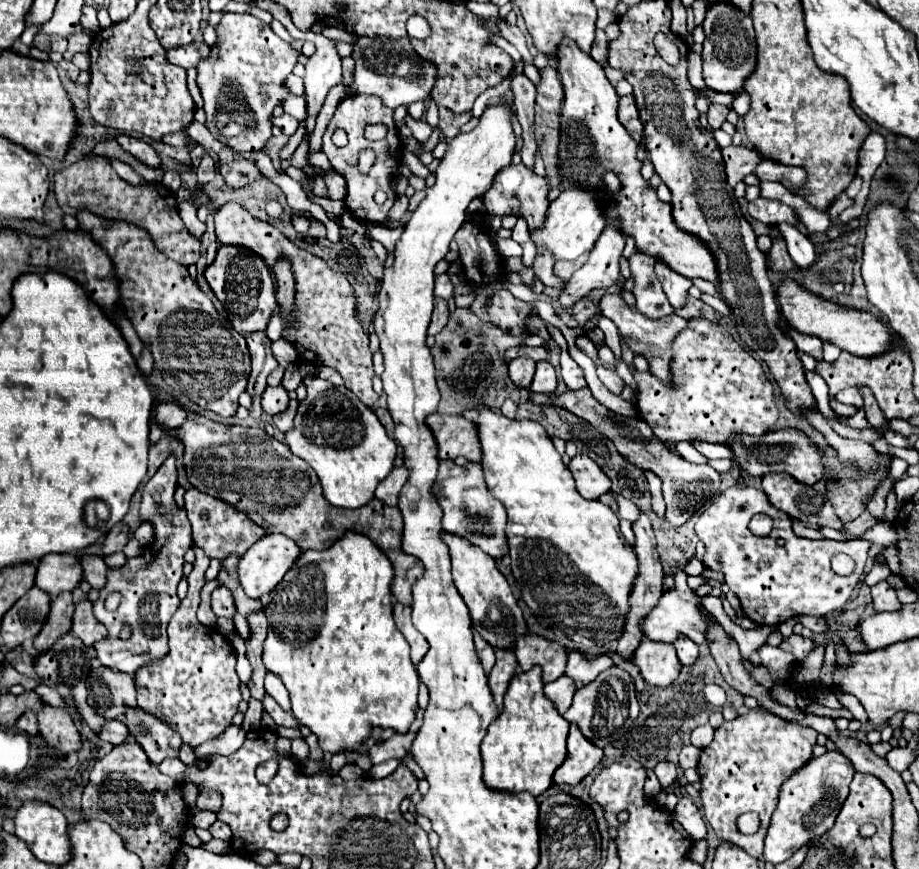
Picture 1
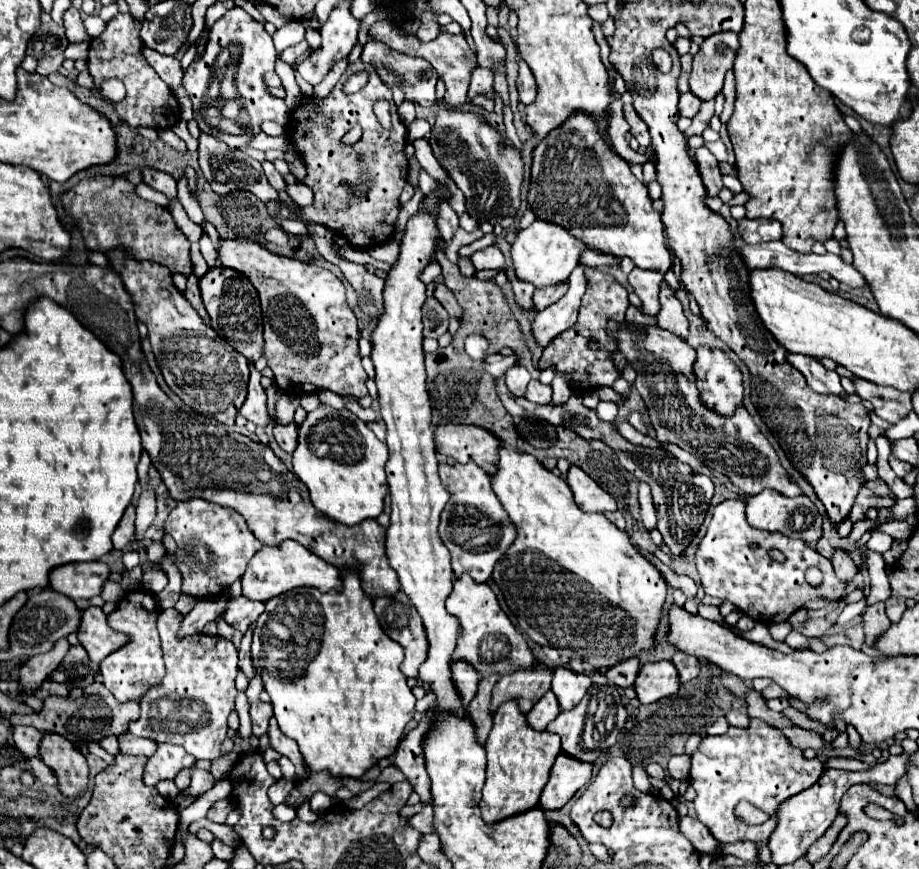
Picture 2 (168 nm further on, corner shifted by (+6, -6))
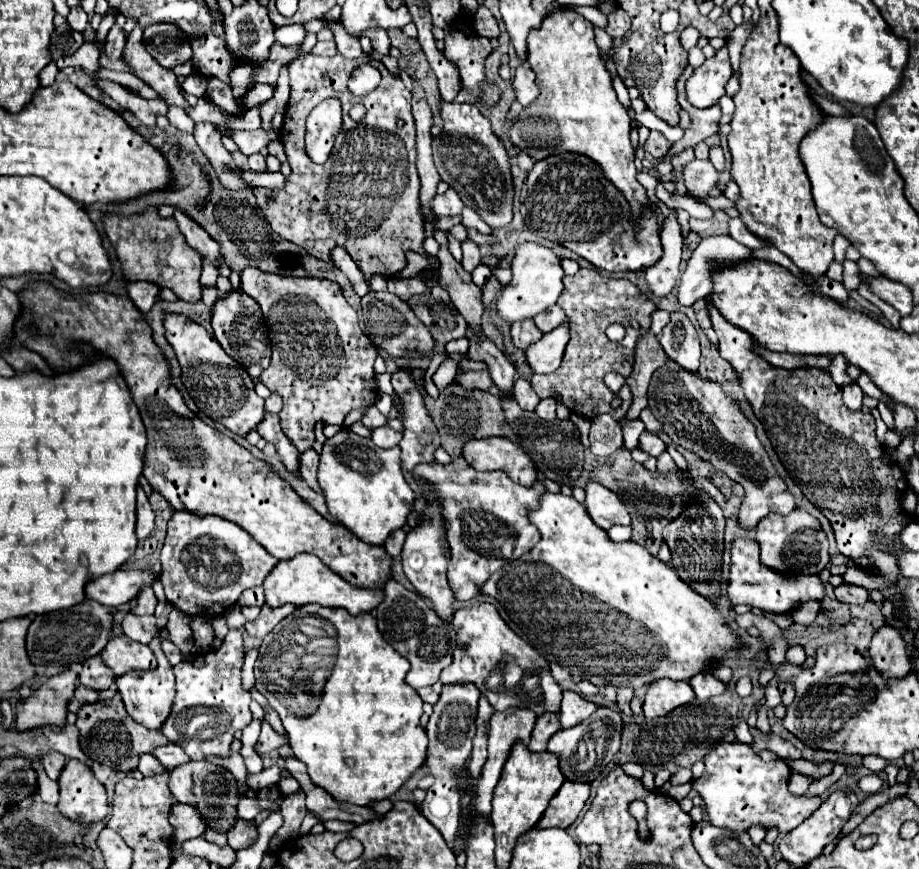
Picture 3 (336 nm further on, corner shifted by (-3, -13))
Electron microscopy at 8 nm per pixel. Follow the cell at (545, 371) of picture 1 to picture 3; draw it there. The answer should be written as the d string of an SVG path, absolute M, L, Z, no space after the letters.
M545 398L537 404L535 408L535 414L543 420L553 420L555 418L555 400L553 398Z

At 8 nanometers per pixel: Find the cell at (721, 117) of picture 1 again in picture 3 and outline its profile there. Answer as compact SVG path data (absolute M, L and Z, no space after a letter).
M690 65L687 66L687 70L683 72L683 76L677 80L677 90L679 90L679 104L683 110L689 112L691 116L691 126L685 130L685 136L681 142L673 144L671 150L663 156L663 162L671 162L673 156L677 156L679 152L687 150L687 148L693 148L695 144L703 142L705 138L713 136L719 132L719 118L721 118L721 108L719 106L711 106L711 108L705 108L705 110L699 110L699 108L693 108L687 96L685 96L685 83L689 77L693 74L694 68Z

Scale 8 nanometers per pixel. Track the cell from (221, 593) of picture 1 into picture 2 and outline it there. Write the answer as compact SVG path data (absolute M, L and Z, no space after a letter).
M246 597L230 599L228 609L224 613L224 619L238 631L246 633L246 629L264 613L264 603L250 601Z

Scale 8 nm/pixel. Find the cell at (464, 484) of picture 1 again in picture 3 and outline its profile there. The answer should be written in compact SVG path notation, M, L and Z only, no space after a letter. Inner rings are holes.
M463 458L451 464L419 464L417 476L431 482L443 504L447 526L447 542L451 546L451 562L447 570L449 584L457 600L471 600L481 594L485 580L507 562L521 558L539 542L537 528L527 520L527 512L535 510L545 486L537 482L531 488L519 486L501 470L477 472ZM511 548L511 552L503 552Z

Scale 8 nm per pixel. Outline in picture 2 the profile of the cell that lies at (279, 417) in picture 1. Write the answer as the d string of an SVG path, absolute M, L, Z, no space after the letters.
M296 423L274 425L274 439L288 455L292 455L296 445L298 445L298 427L296 427Z

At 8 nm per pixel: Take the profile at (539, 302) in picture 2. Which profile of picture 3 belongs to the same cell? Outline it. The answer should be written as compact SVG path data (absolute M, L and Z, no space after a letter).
M555 304L553 308L547 308L547 312L541 312L541 314L535 316L535 324L541 328L541 332L553 330L563 320L565 320L565 310L561 310L559 304Z

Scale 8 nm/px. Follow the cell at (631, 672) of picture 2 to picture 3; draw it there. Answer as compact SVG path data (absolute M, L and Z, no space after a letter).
M617 688L617 704L619 704L619 708L625 712L625 714L633 714L631 712L631 708L629 708L629 700L633 698L633 688Z

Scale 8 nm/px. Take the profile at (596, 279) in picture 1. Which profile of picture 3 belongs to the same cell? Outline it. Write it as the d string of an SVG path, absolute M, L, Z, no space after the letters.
M569 320L553 328L553 332L543 334L539 342L531 344L525 350L527 362L537 374L549 374L559 368L567 342L569 342Z

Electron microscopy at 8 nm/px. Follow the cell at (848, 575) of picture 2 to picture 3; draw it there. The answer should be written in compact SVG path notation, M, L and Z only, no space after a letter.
M841 584L835 588L835 596L847 604L863 604L869 600L869 592L863 586L855 586L855 584Z

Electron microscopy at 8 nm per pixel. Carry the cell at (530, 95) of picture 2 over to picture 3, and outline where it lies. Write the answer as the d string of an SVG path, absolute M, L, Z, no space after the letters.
M521 64L515 70L513 88L515 88L515 96L521 102L521 106L529 106L533 100L537 100L537 82L535 82L535 76L529 64Z

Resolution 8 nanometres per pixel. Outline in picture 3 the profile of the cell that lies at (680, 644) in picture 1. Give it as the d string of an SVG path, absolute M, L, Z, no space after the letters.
M705 672L697 674L693 680L689 680L689 684L695 690L697 700L707 700L725 690L725 684L721 680L717 680L713 674L705 674Z

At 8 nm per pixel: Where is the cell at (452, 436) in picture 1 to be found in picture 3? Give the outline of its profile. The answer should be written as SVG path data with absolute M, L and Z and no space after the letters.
M507 438L469 440L463 446L461 456L475 470L503 470L513 482L531 486L537 478L531 458Z

